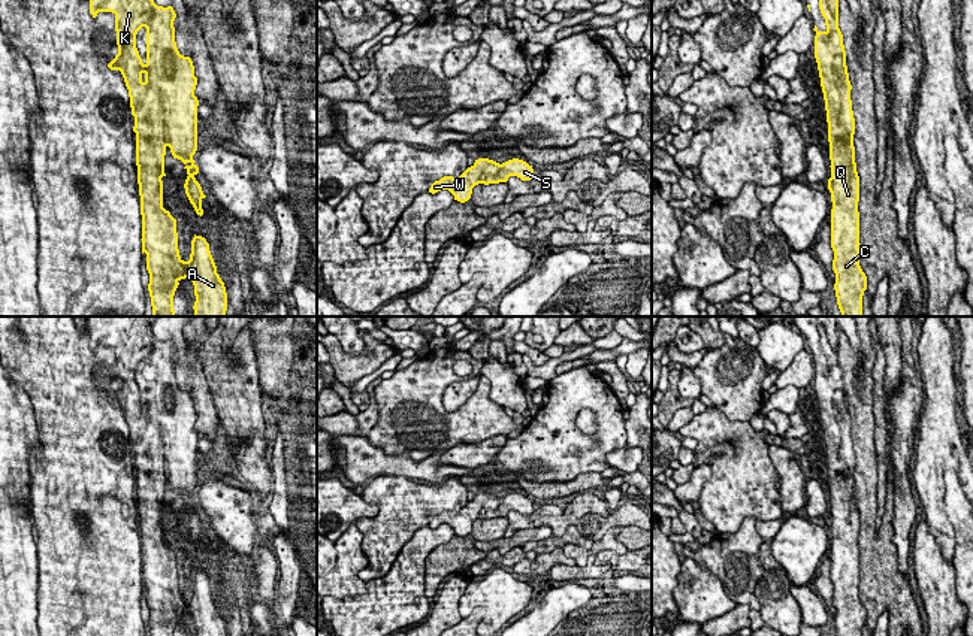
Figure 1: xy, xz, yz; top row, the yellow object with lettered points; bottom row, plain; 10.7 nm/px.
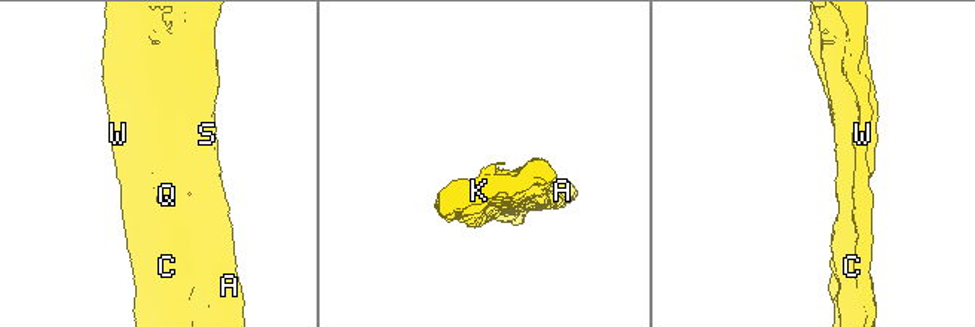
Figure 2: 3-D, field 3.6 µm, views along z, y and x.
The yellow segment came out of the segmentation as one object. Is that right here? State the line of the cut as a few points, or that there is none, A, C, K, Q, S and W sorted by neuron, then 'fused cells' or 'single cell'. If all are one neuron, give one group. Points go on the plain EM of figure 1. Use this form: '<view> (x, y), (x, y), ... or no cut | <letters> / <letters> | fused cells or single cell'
xy (141, 414), (141, 445), (160, 459), (165, 487) | A S / C K Q W | fused cells

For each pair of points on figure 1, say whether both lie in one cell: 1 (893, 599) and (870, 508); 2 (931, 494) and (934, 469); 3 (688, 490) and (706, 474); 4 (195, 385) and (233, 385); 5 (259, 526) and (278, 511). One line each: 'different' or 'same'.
1: same
2: same
3: same
4: different
5: different

